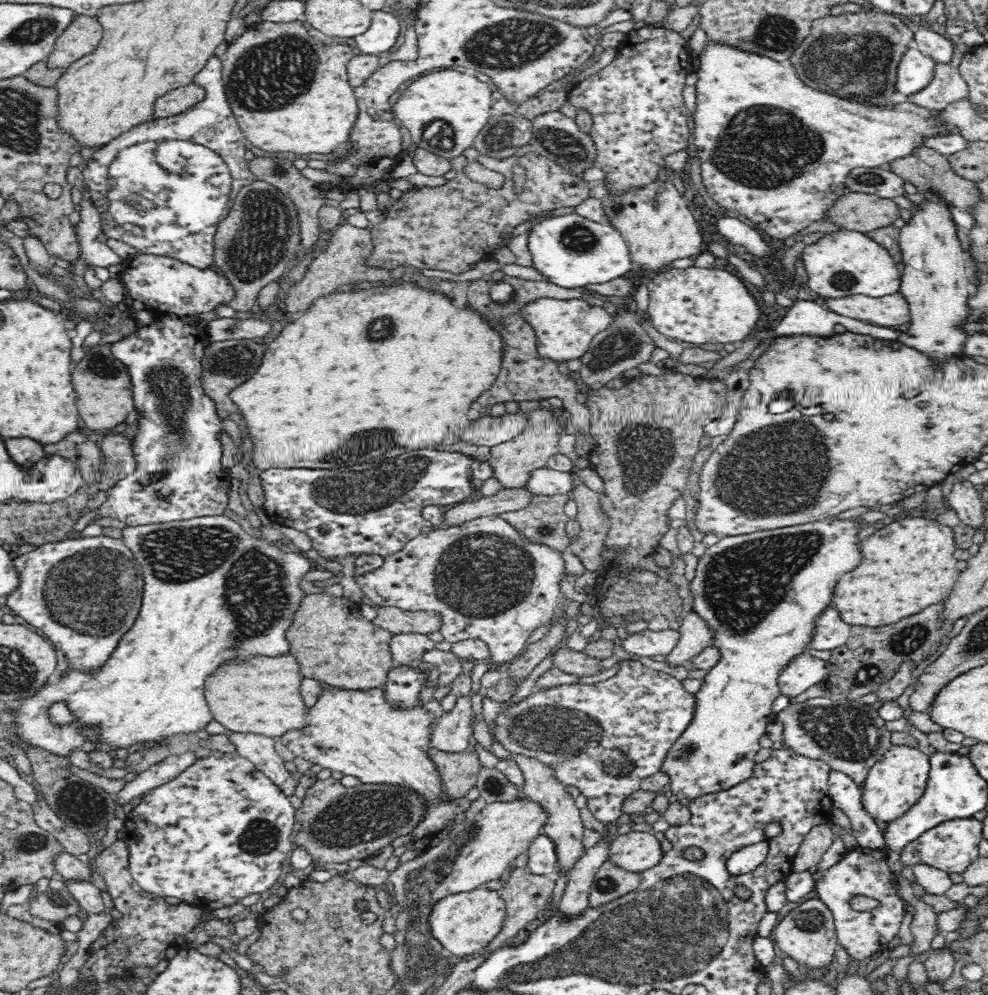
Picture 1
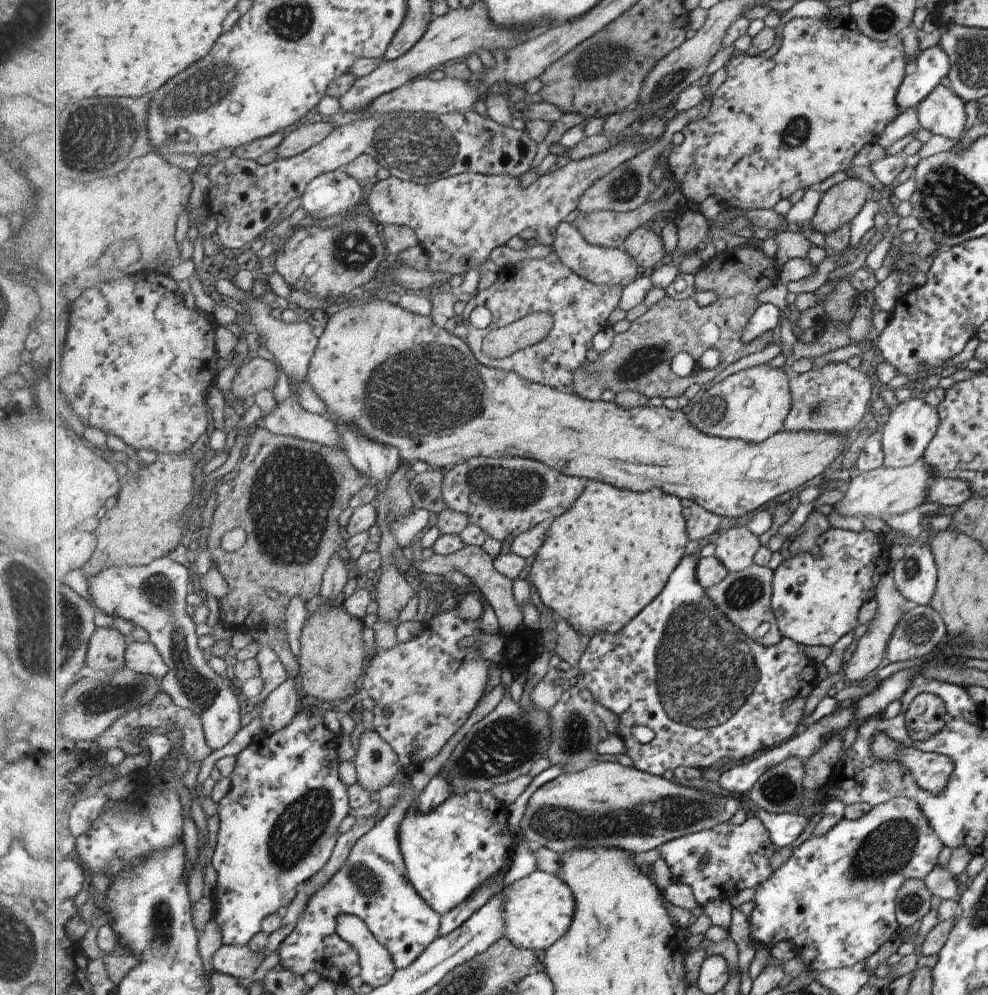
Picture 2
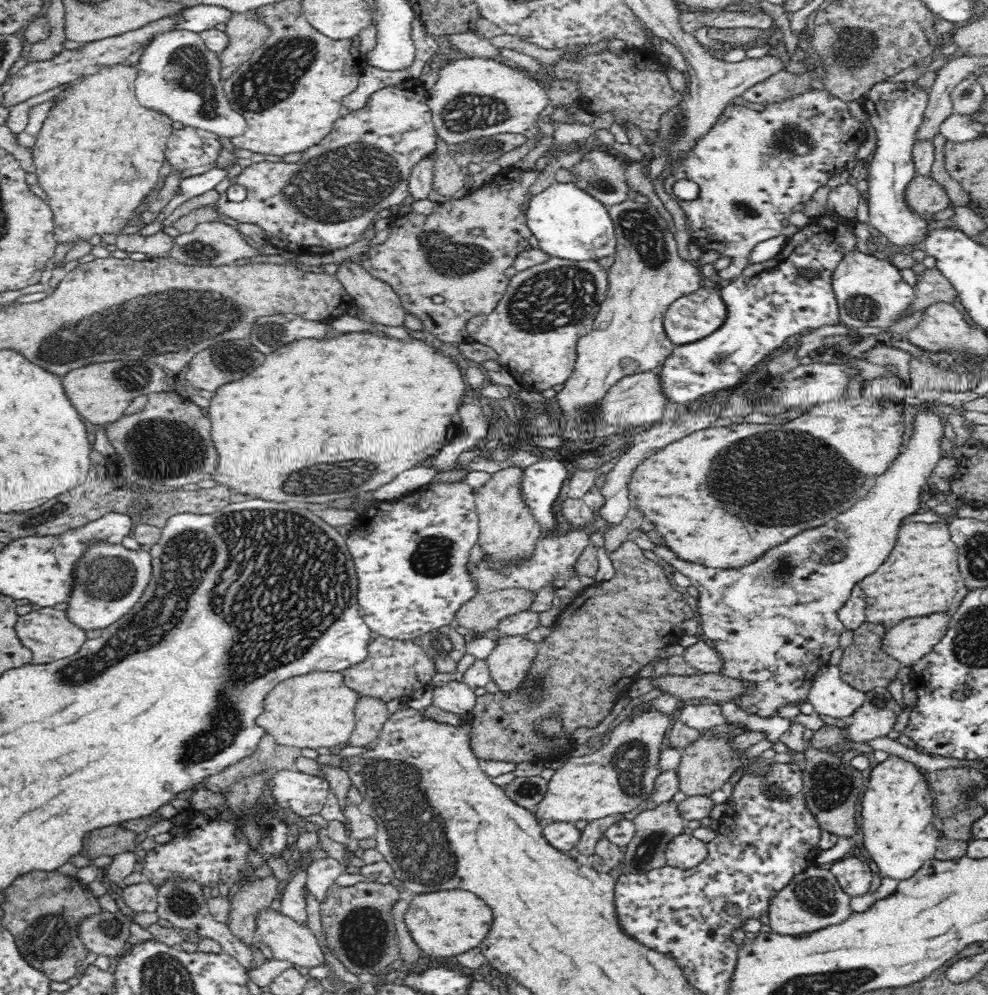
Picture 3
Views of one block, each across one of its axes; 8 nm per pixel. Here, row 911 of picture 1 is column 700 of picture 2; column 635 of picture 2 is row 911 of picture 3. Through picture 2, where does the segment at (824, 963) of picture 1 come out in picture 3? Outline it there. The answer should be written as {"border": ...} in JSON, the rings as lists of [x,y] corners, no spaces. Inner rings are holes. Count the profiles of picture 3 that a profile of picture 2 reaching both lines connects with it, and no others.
{"border":[[[810,866],[770,898],[767,908],[769,926],[776,933],[796,936],[826,928],[830,924],[840,924],[853,913],[850,899],[851,896],[840,887],[829,867]]]}

